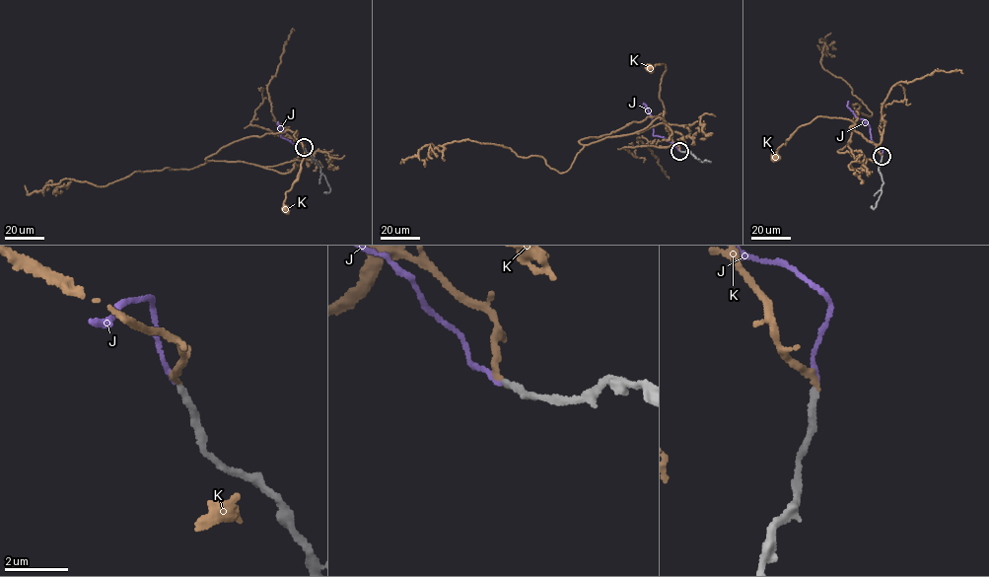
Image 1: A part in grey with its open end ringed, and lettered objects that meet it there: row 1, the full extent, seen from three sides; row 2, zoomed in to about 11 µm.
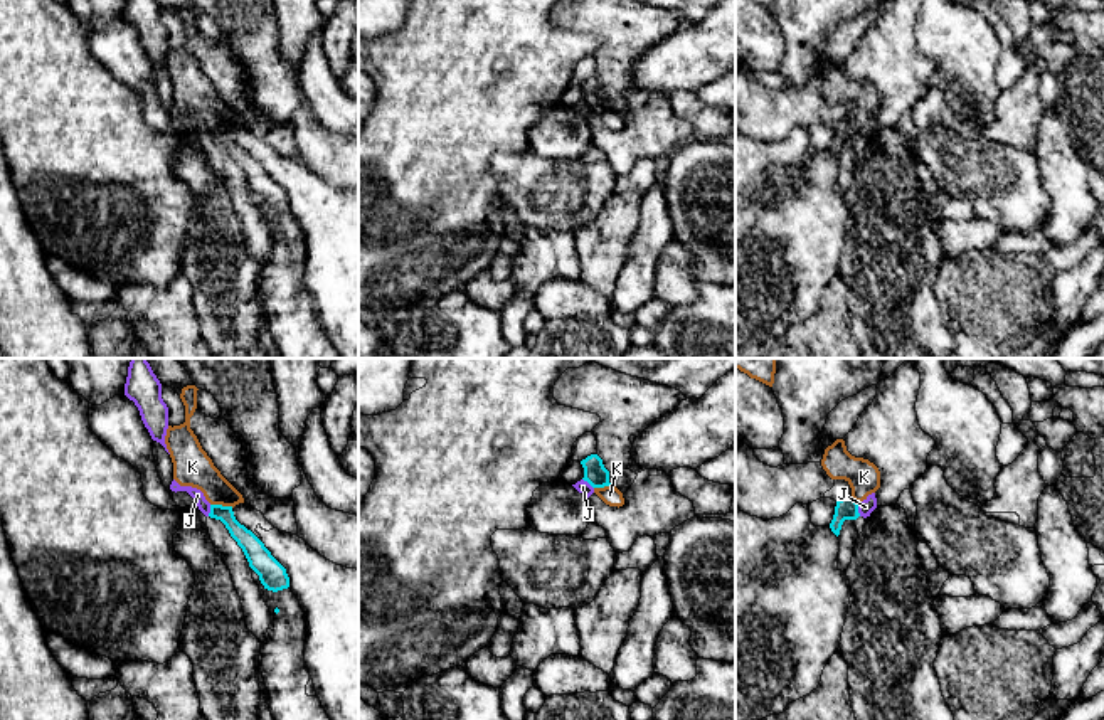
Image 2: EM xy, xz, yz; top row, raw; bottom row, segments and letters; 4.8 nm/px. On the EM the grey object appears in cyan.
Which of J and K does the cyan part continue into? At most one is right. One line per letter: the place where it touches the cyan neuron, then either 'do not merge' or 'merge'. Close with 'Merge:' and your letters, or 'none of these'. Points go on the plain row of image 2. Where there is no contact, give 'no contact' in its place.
J: meets cyan in yz at (857, 133); do not merge
K: meets cyan in xy at (221, 128); merge
Merge: K

